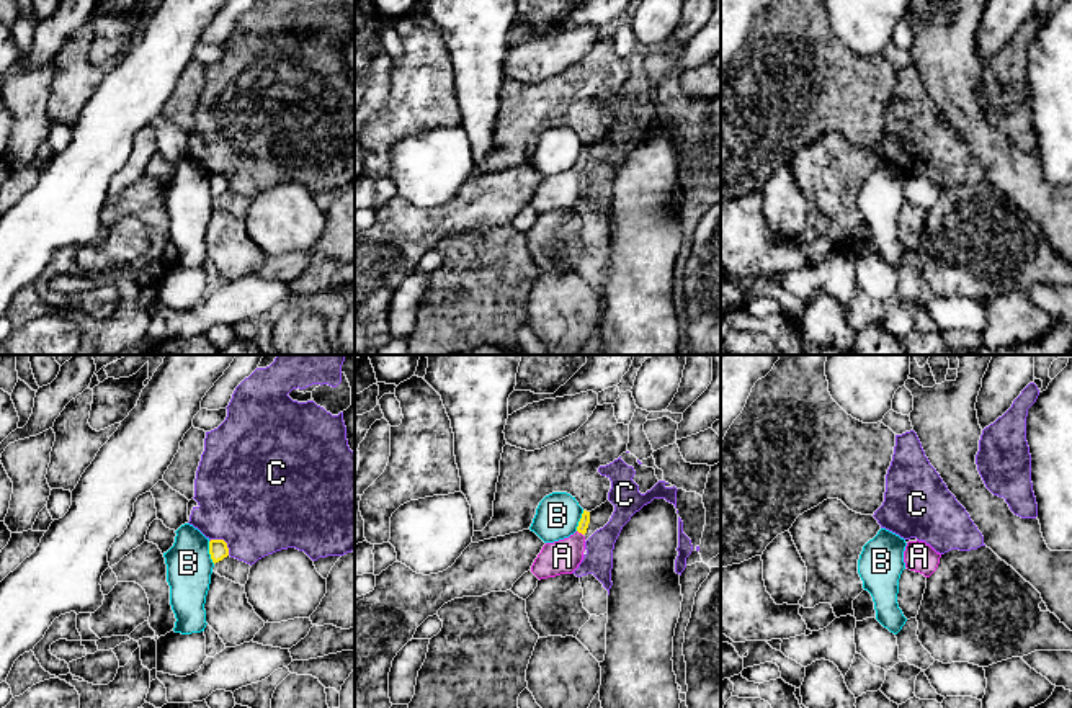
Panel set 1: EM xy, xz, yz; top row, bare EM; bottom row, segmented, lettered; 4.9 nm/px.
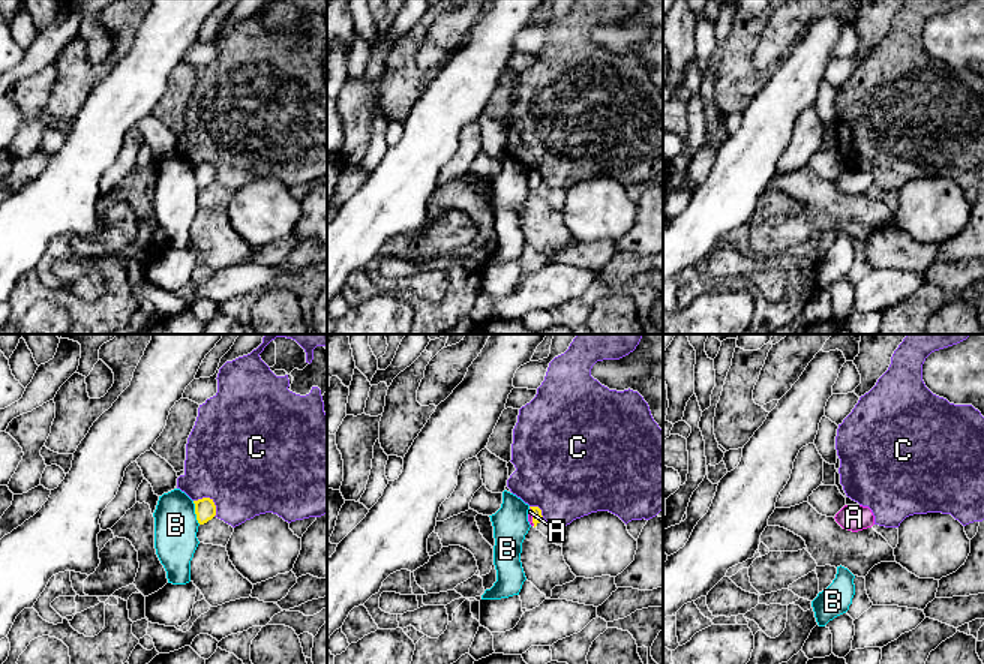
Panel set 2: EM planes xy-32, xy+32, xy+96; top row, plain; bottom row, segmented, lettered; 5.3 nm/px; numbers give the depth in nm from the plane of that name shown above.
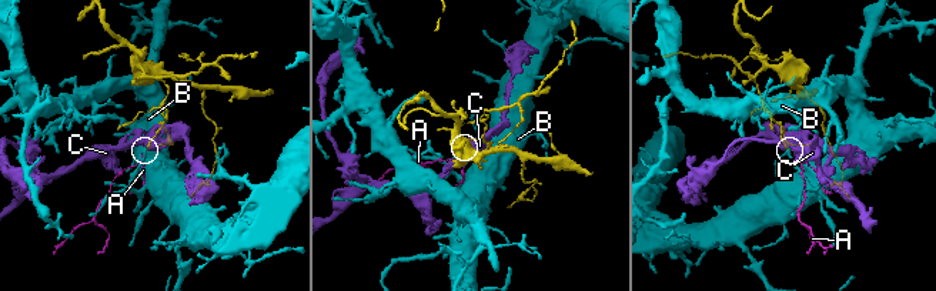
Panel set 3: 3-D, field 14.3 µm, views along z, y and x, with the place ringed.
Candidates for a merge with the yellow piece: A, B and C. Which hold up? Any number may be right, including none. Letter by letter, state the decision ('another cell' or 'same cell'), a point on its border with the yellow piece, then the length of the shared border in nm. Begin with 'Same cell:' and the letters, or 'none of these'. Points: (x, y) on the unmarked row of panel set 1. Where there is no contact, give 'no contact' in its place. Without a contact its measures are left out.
Same cell: A
A: same cell; meets yellow in xz at (580, 165); contact 40 nm long
B: another cell; meets yellow in xy at (209, 187); contact 120 nm long
C: another cell; meets yellow in xy at (224, 175); contact 130 nm long

